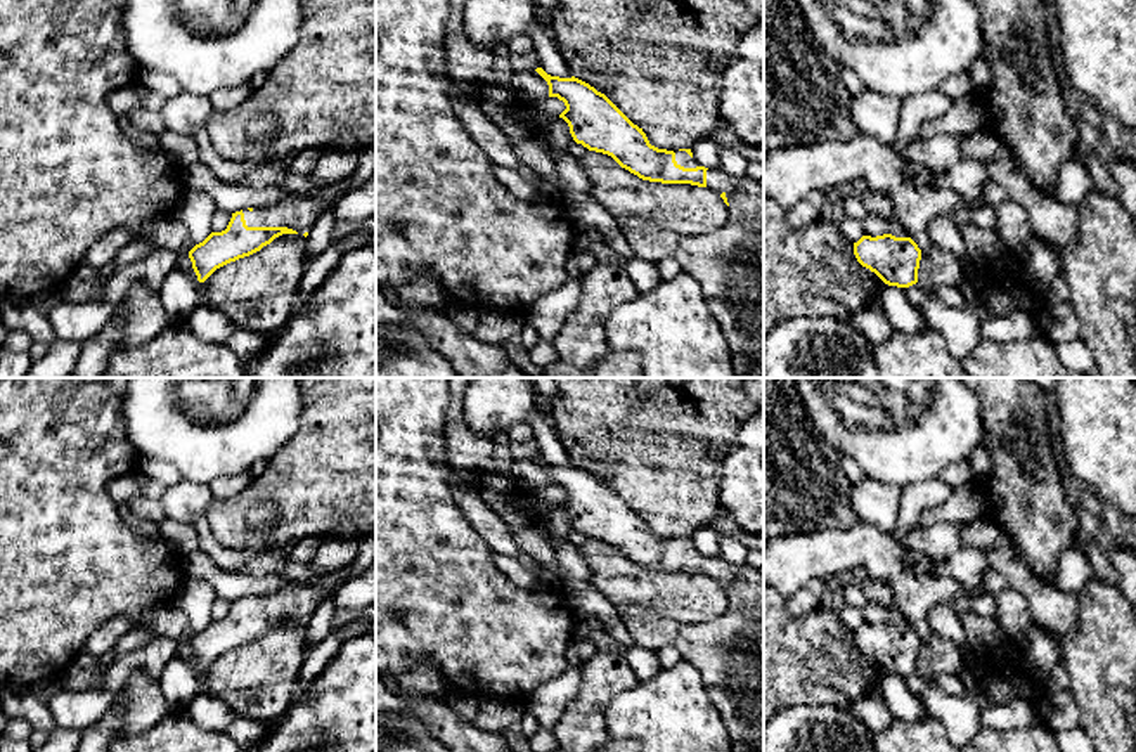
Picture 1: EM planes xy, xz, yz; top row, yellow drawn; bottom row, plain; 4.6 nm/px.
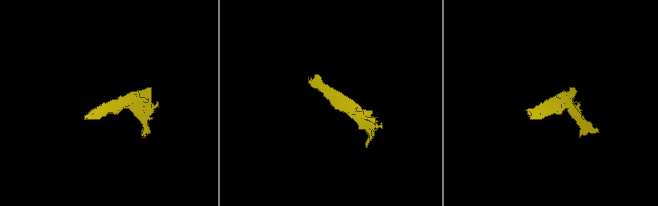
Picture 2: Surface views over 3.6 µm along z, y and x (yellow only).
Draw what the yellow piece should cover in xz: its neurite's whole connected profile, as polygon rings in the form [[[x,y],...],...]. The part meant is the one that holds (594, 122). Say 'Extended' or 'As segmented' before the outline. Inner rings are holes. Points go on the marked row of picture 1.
Extended. [[[535,69],[549,85],[549,97],[558,97],[566,109],[559,114],[573,140],[589,151],[611,156],[622,168],[642,180],[662,184],[691,184],[717,192],[727,204],[727,222],[707,234],[682,236],[660,225],[622,218],[616,222],[634,255],[648,262],[674,258],[681,270],[694,277],[708,310],[717,319],[733,353],[736,378],[764,378],[764,180],[733,177],[719,165],[700,166],[691,149],[658,149],[649,144],[642,128],[634,125],[604,94],[571,76],[559,78]]]

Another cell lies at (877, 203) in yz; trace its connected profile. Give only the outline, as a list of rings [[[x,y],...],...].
[[[868,191],[862,196],[862,201],[868,208],[868,213],[894,220],[894,217],[892,217],[892,201],[887,194]]]

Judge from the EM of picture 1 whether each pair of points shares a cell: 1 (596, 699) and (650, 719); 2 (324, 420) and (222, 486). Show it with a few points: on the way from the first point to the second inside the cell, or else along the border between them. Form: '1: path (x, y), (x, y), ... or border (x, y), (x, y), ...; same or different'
1: border (638, 681), (619, 692), (606, 706), (608, 733); different
2: border (253, 479), (234, 494), (213, 498); different

